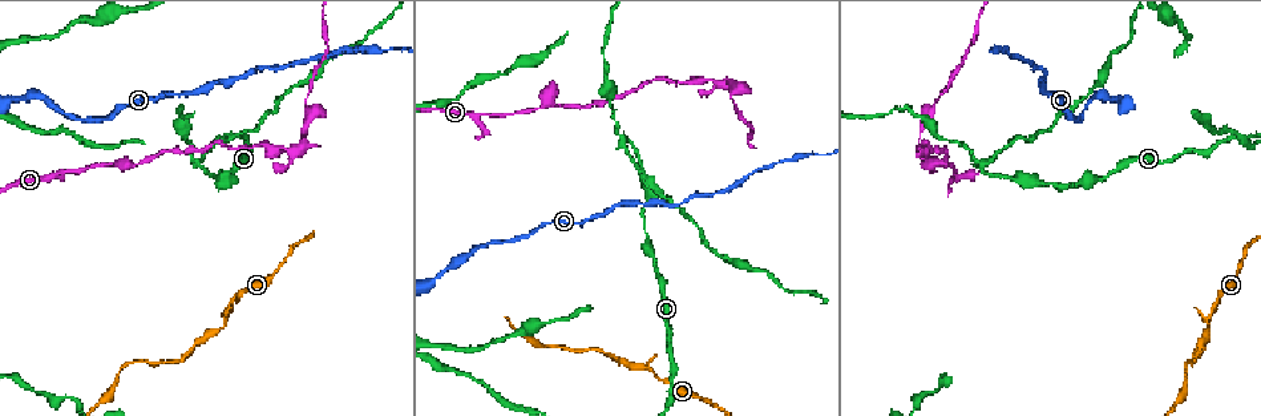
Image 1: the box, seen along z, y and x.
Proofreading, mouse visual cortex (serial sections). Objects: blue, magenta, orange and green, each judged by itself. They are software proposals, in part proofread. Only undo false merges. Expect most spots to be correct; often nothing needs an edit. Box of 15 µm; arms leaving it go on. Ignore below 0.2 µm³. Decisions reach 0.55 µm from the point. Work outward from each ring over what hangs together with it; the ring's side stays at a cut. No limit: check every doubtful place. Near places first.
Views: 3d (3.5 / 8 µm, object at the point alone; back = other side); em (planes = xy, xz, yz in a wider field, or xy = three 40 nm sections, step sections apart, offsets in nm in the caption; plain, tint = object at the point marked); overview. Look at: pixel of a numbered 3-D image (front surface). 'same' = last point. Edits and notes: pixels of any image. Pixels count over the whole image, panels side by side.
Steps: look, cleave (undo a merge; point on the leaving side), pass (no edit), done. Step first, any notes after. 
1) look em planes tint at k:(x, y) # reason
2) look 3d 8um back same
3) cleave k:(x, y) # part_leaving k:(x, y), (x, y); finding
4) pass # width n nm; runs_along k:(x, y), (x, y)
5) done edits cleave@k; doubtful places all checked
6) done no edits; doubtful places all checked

look 3d 3.5um at 1:(649, 366) # thick turns thin

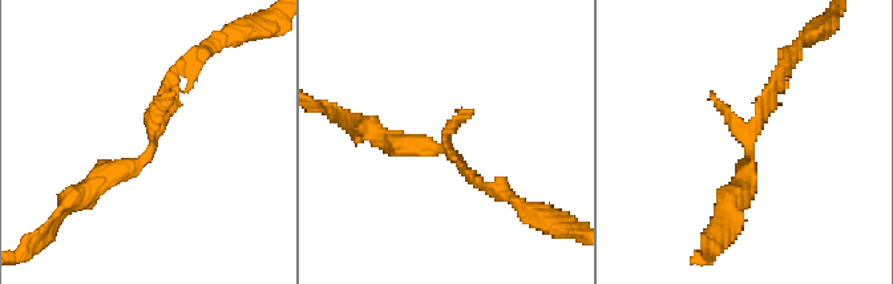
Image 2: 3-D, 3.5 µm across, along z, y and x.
look em xy step 1 tint at 2:(749, 151) # now the EM

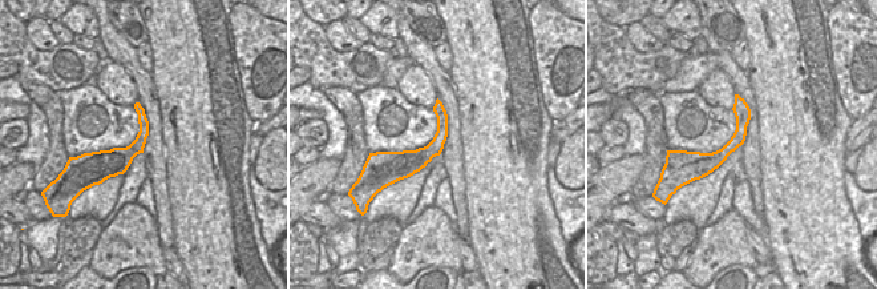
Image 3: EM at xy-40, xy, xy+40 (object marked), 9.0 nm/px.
pass # runs_along 3:(742, 103), (742, 131), (720, 156), (679, 154); continuous, no second cell

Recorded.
look 3d 8um at 1:(199, 166)

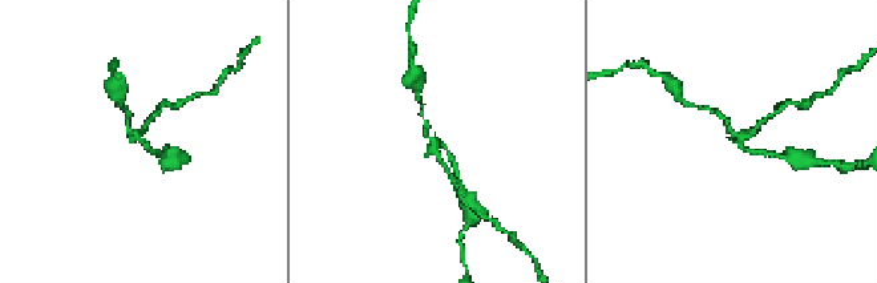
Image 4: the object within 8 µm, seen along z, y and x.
look em xy step 1 tint at 4:(738, 138) # arms 3; arm_widths 150, 150, 150 nm

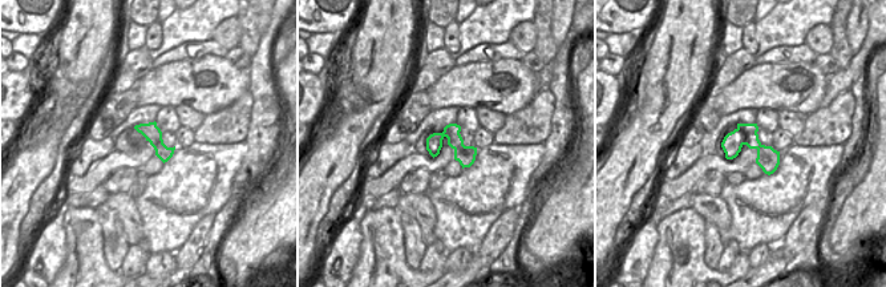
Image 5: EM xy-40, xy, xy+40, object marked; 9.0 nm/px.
cleave 4:(758, 128) # part_leaving 4:(738, 138), (778, 112); a second cell is stuck on

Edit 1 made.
look 3d 3.5um at 1:(729, 80) # abrupt turn

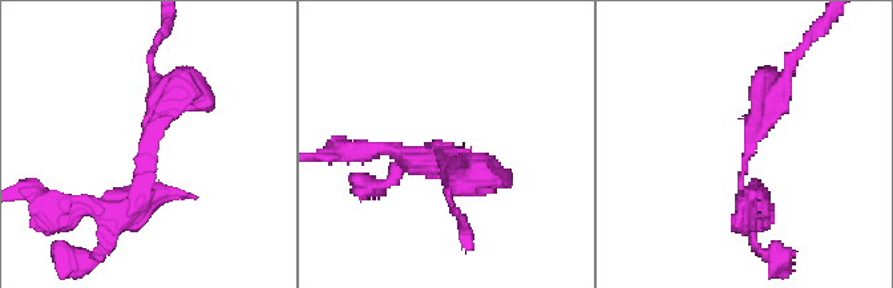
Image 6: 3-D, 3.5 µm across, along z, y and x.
look em xy step 3 tint at 6:(746, 156) # arm_widths 250, 350 nm

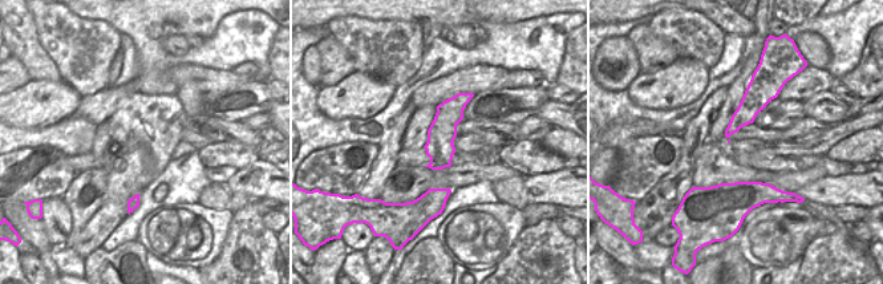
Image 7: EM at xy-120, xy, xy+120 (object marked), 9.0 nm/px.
pass # runs_along 6:(101, 211), (146, 195), (154, 81); all the same cell

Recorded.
look 3d 8um at 1:(736, 89) # sudden change in width

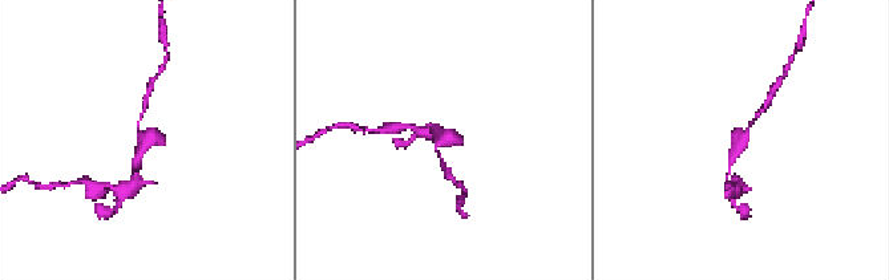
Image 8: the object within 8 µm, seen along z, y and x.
look em xy step 2 tint at 8:(140, 135) # need the tissue

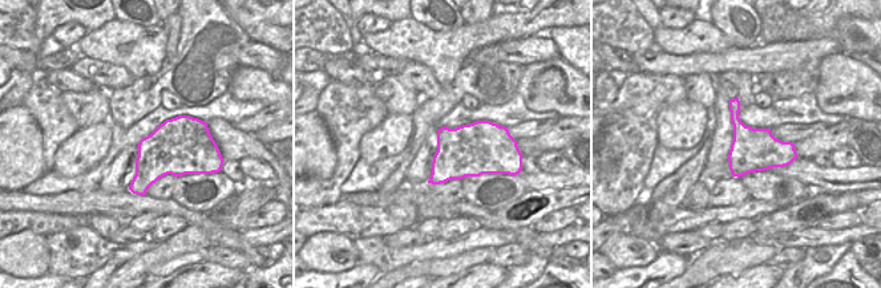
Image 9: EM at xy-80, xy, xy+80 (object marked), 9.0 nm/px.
pass # all the same cell

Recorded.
done edits cleave@4; doubtful places all checked

